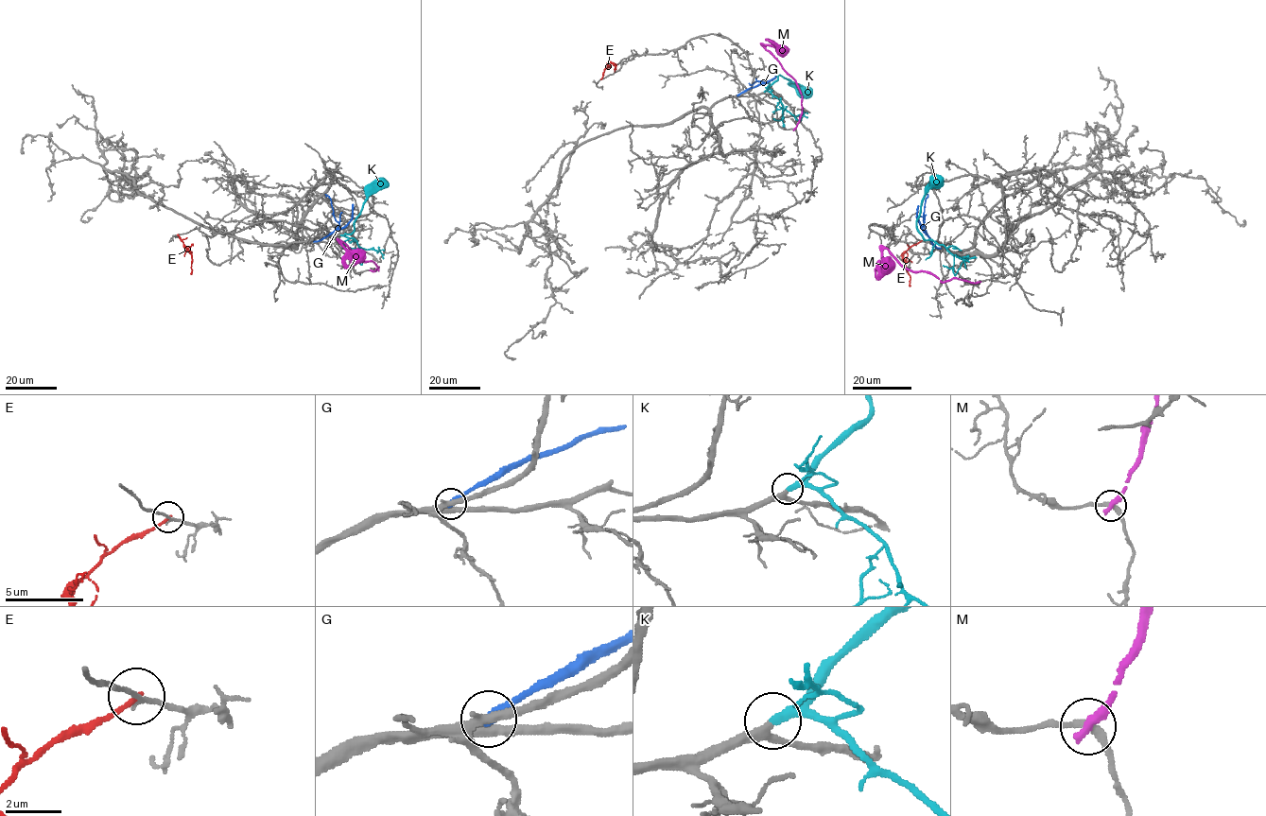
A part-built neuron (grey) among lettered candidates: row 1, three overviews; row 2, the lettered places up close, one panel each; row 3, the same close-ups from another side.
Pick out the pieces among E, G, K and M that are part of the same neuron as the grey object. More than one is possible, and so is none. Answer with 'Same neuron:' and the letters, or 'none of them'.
Same neuron: K

